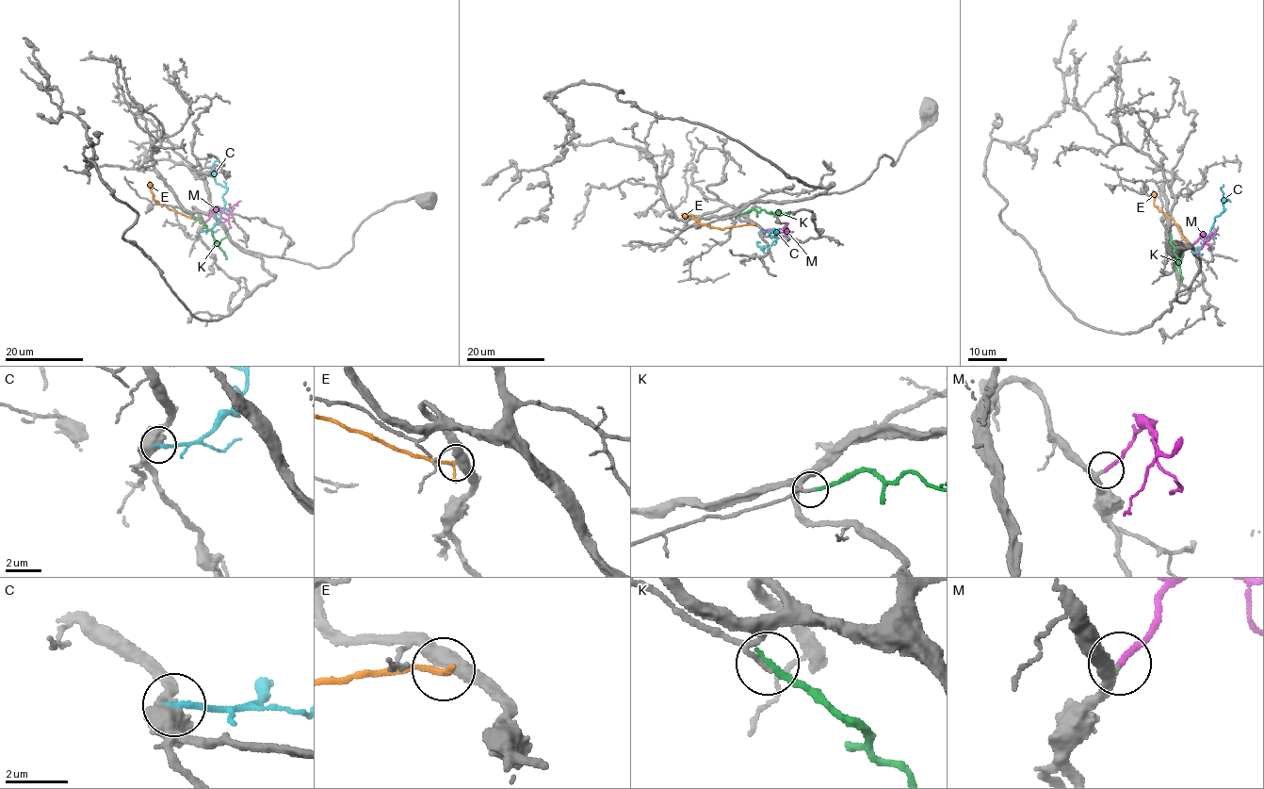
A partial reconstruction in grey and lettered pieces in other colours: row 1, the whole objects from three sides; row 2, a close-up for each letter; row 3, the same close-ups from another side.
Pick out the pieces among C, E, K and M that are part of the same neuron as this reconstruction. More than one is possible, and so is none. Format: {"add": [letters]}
{"add": ["M"]}

